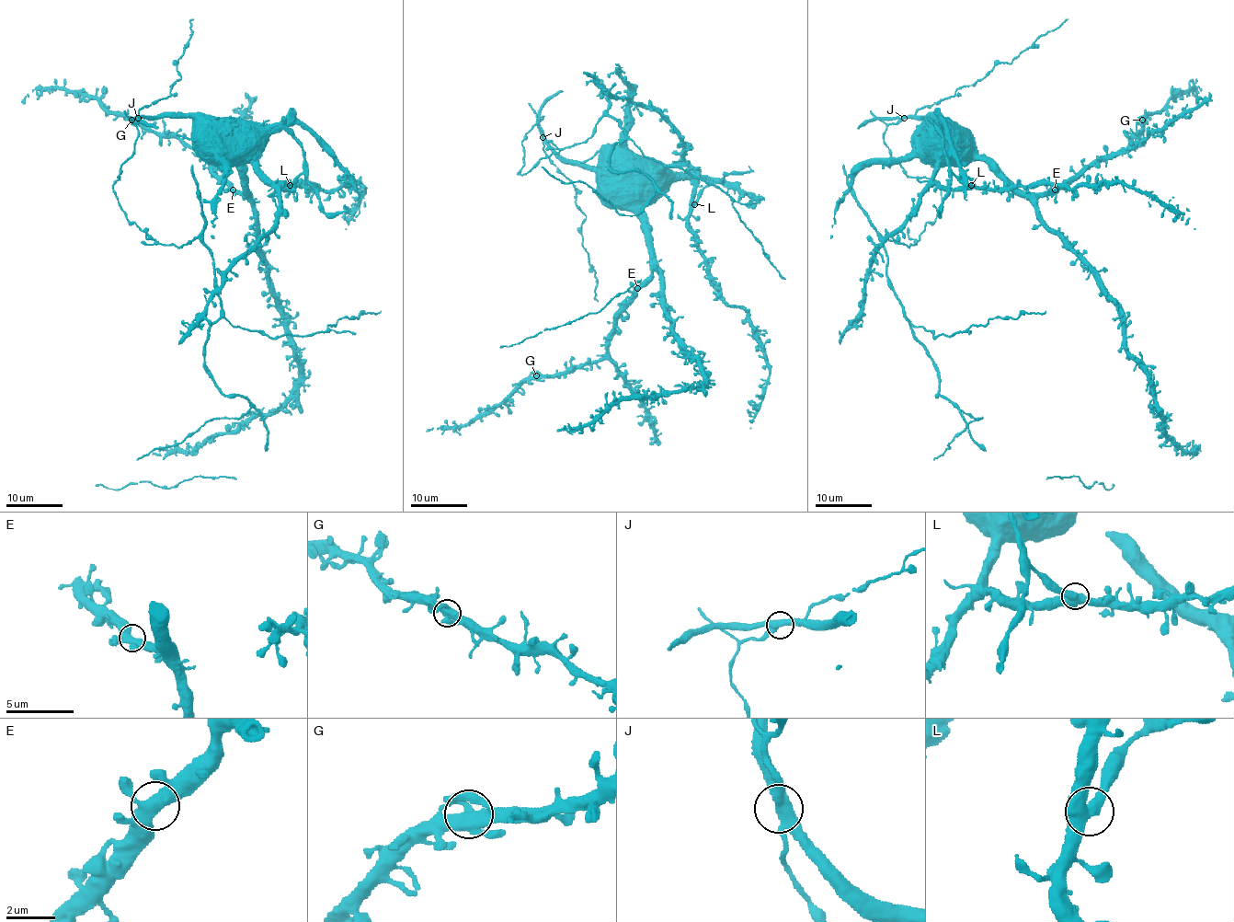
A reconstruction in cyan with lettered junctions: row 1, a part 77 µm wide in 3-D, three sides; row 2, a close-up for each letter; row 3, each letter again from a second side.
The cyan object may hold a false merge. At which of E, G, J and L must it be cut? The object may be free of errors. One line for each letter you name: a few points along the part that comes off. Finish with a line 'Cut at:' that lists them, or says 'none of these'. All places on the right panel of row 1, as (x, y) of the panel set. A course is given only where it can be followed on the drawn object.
L: (970, 185), (962, 182), (954, 174), (940, 213), (932, 204)
Cut at: L

